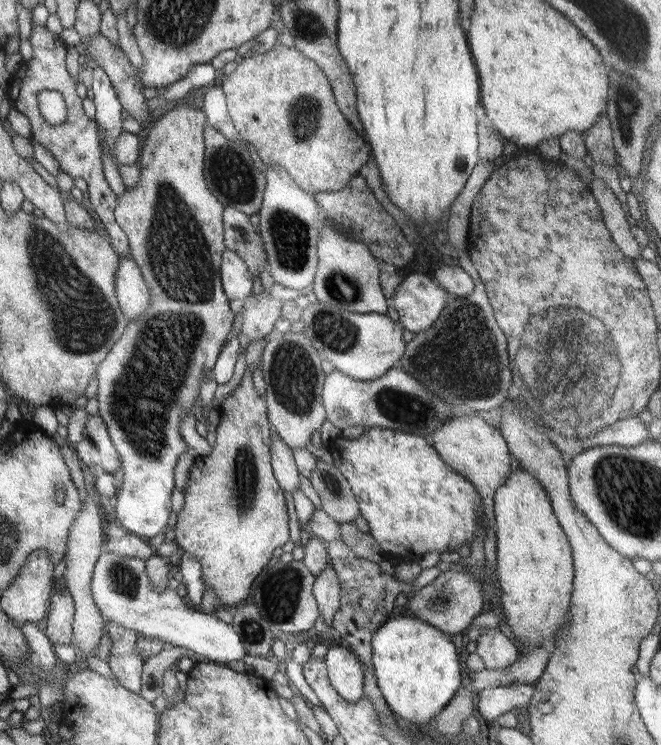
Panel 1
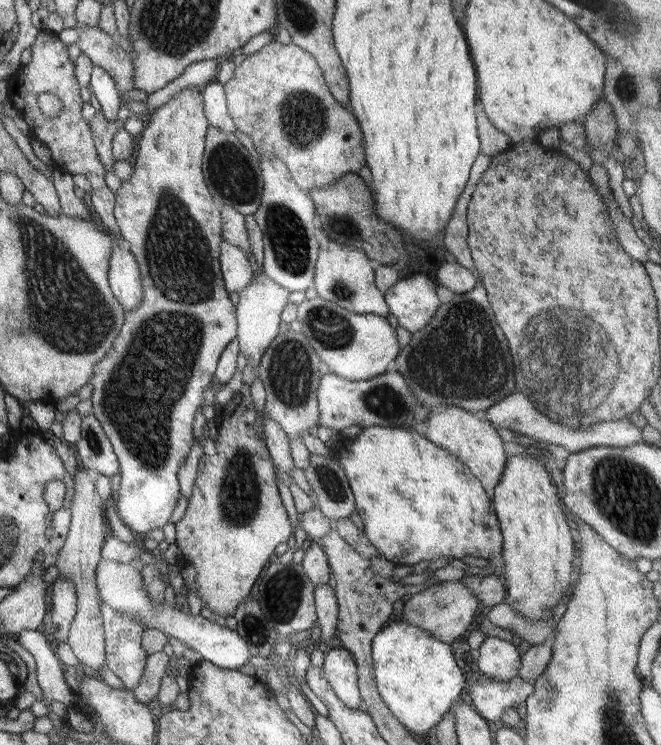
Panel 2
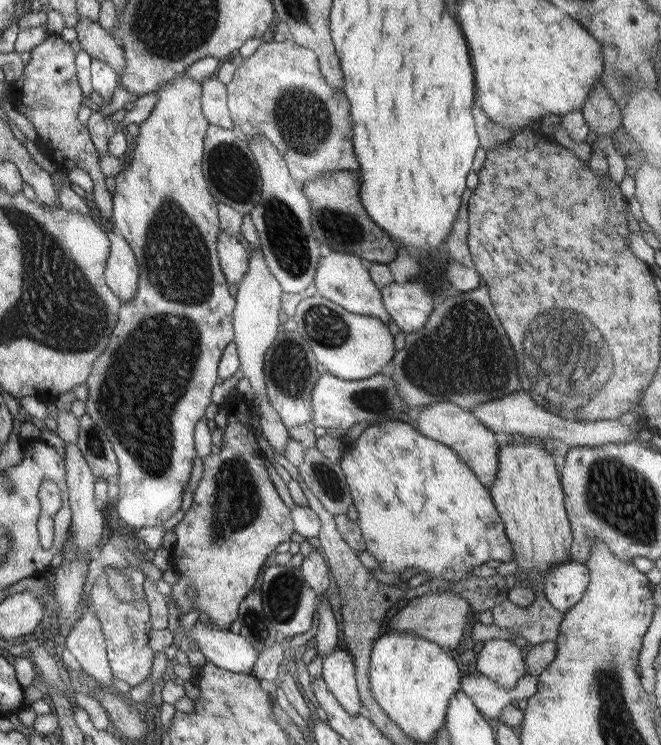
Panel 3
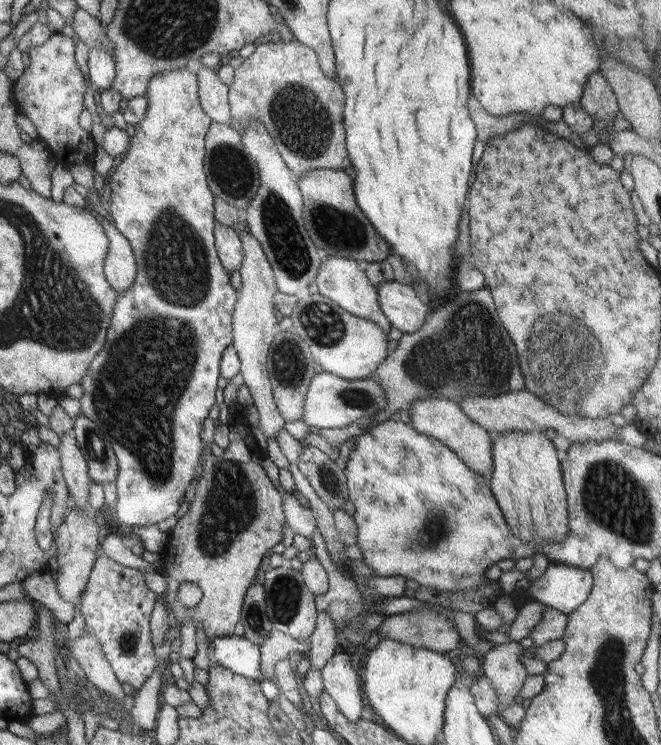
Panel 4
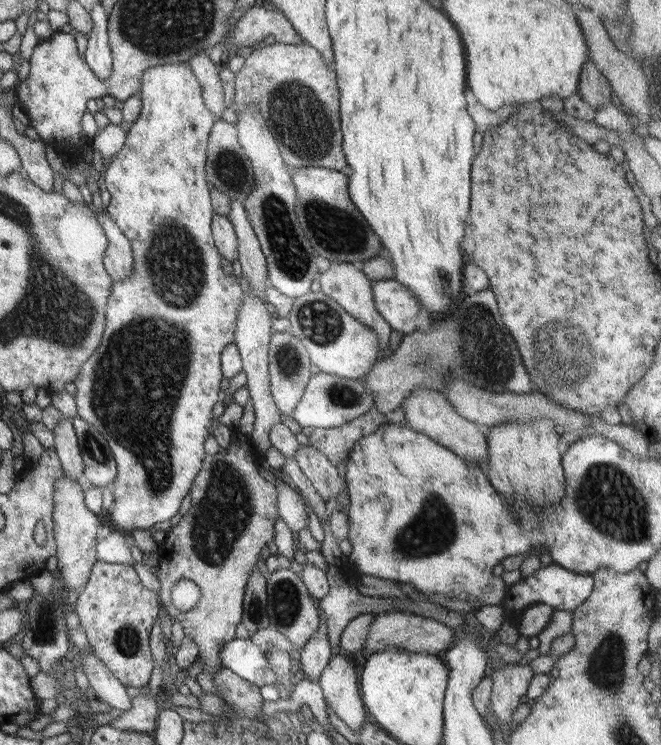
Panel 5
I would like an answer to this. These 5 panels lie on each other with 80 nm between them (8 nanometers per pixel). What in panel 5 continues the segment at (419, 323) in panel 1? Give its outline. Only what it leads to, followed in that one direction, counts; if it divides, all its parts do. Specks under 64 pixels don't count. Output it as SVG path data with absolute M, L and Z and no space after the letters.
M377 280L370 283L377 312L393 330L404 335L412 333L419 314L418 300L397 280Z

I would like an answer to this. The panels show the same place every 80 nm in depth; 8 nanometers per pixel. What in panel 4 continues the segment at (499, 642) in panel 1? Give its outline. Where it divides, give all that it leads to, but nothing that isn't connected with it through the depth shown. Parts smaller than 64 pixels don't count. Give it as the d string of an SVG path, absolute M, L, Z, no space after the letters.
M518 642L493 643L490 650L480 657L480 671L498 694L497 714L508 704L518 701L523 679L528 675L521 657L524 648Z

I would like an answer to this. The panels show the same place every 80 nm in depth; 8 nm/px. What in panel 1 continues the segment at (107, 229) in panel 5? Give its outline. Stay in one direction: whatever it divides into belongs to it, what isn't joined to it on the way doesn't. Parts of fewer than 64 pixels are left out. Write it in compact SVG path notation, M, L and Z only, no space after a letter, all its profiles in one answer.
M131 257L120 258L114 291L126 322L132 322L150 307L150 294L139 268Z

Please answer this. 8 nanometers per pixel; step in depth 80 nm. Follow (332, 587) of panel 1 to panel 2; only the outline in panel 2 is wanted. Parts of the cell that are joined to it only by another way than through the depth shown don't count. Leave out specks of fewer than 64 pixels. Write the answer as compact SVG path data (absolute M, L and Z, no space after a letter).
M328 583L315 585L312 595L316 608L316 622L321 629L320 646L324 648L324 644L330 640L336 629L338 602L334 588L331 588Z

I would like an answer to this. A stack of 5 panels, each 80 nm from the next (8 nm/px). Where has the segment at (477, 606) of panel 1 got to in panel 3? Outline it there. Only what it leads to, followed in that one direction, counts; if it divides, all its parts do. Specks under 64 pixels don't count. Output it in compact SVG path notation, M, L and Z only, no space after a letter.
M429 591L427 594L408 600L398 613L385 622L384 630L415 633L450 652L458 645L461 635L470 627L467 622L469 611L471 611L470 604L458 594L451 591Z

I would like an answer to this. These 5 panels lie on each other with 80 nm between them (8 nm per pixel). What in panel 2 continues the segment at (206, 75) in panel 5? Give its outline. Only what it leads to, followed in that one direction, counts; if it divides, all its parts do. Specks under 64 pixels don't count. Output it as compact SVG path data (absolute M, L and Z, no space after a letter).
M217 82L208 83L204 86L201 97L208 126L218 128L221 132L233 133L236 128L226 109L226 97L222 86Z

